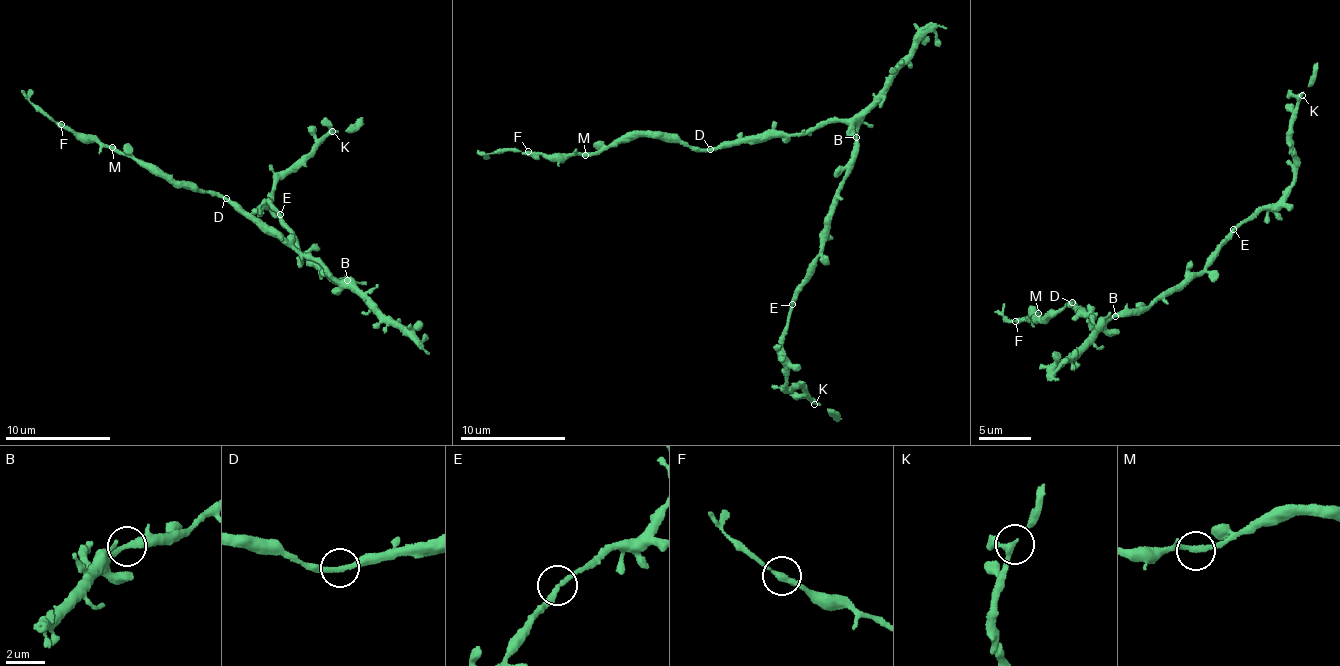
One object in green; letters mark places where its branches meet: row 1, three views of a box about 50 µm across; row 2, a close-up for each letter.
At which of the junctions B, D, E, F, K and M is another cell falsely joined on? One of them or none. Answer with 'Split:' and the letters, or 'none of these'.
Split: none of these

